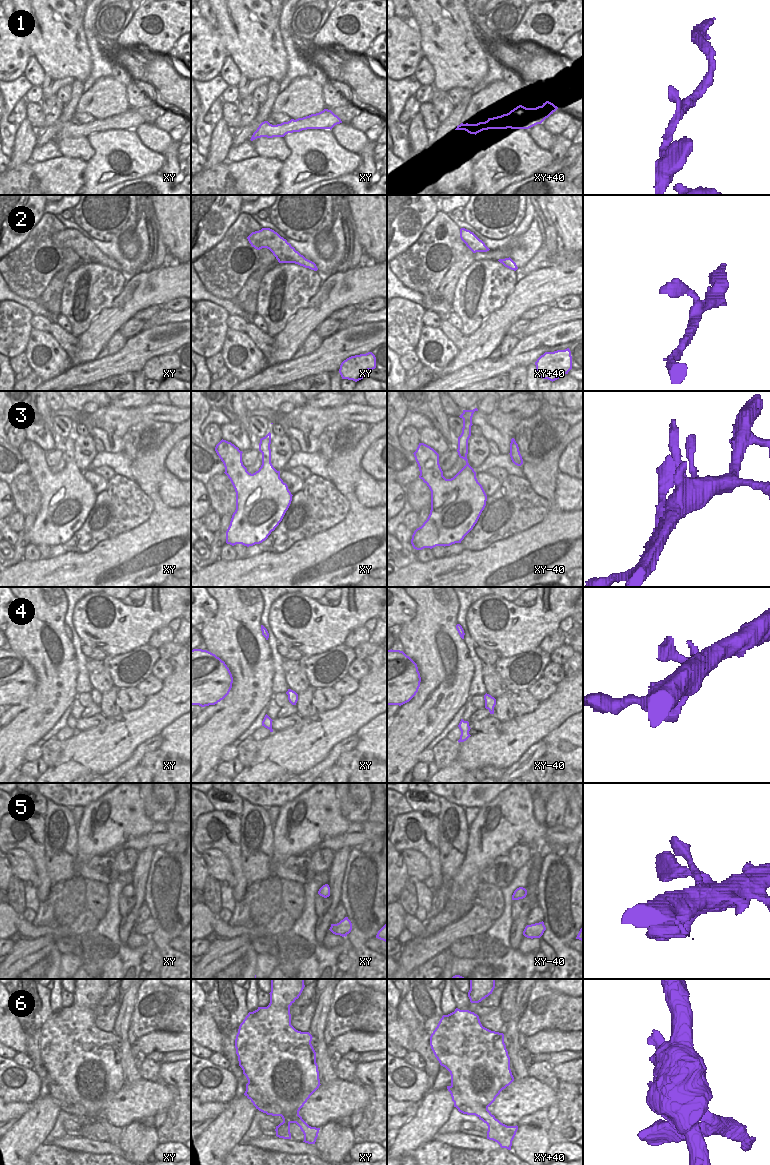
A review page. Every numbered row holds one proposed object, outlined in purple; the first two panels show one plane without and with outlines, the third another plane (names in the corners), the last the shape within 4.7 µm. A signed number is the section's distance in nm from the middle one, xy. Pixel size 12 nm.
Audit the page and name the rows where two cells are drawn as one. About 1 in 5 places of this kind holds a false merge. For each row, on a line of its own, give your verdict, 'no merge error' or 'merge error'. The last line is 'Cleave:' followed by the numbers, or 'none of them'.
1: no merge error
2: no merge error
3: no merge error
4: no merge error
5: no merge error
6: merge error
Cleave: 6

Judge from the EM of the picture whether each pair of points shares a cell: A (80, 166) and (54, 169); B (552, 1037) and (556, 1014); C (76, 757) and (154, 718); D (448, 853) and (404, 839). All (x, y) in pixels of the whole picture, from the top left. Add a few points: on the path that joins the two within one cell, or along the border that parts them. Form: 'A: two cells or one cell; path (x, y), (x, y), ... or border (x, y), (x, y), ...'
A: one cell; path (74, 168), (60, 169)
B: two cells; border (572, 1030), (539, 1030), (530, 1036)
C: one cell; path (95, 751), (110, 745), (121, 734), (135, 727)
D: two cells; border (439, 826), (439, 862), (442, 873)

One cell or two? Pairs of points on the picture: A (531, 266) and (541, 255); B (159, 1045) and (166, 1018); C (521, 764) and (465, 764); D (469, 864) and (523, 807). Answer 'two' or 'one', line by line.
A: one
B: two
C: two
D: one

